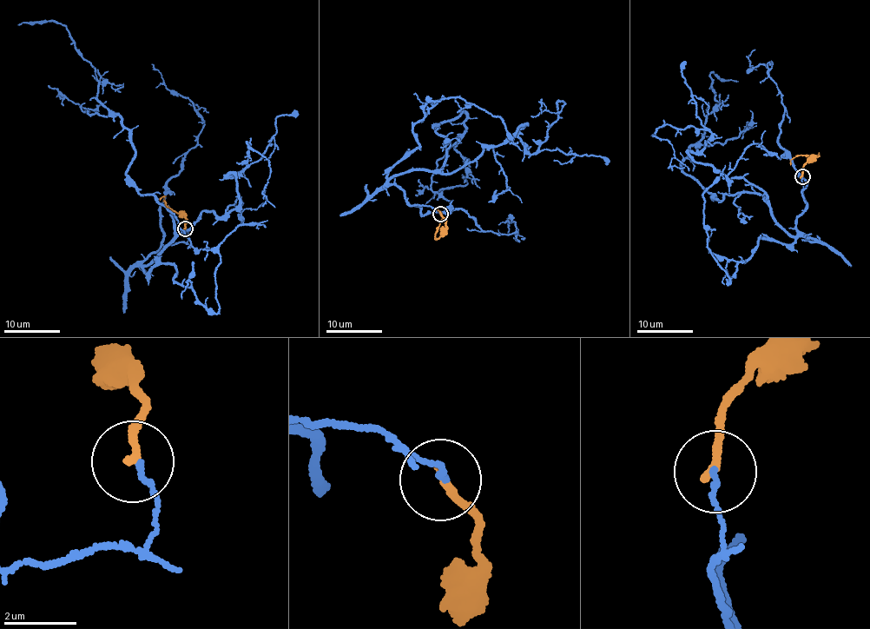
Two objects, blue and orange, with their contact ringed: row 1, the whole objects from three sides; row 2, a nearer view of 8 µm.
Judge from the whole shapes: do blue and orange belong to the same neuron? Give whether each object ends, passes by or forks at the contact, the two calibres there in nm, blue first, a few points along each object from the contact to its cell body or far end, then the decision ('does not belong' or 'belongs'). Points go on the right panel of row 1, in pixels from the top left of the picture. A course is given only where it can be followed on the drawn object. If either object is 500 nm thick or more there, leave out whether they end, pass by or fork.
blue ends there; orange ends there; 130 nm thick on the blue side, 240 nm on the other; blue runs (801, 175), (806, 203), (794, 236), (763, 196), (721, 201), (683, 171), (719, 102), (710, 74), (737, 82); orange runs (801, 175), (804, 164), (819, 155), (799, 155), (792, 158), (791, 164); does not belong

